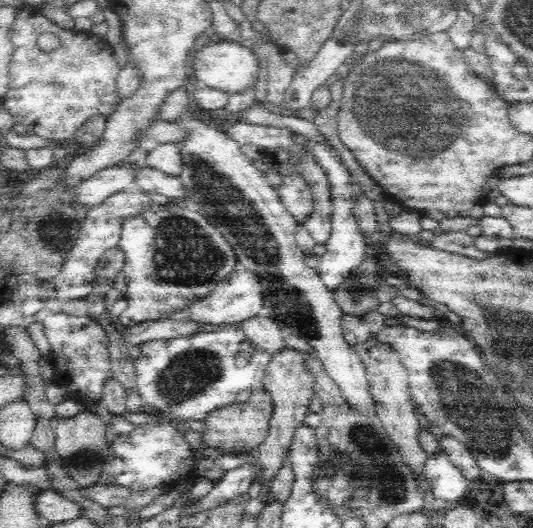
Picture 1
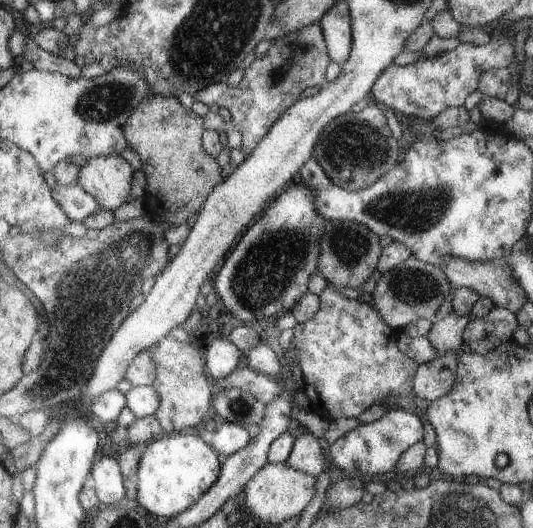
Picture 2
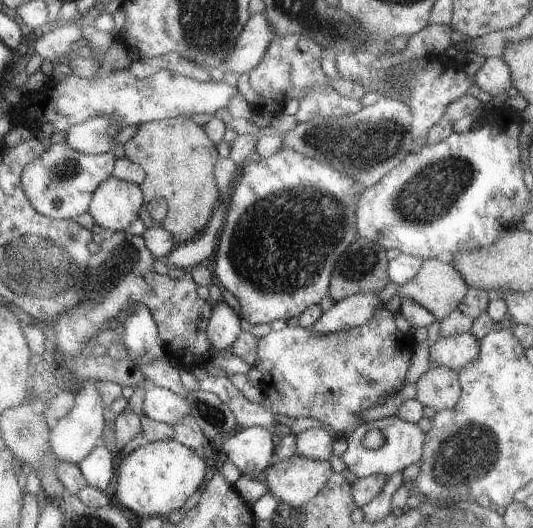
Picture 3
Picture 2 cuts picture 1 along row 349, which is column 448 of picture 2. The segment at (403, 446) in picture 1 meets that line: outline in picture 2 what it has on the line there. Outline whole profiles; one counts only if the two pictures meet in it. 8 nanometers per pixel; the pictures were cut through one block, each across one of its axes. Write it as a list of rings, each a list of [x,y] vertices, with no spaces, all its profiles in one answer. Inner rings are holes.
[[[455,351],[422,363],[416,369],[412,380],[413,394],[431,403],[452,390],[456,375],[457,352]]]

